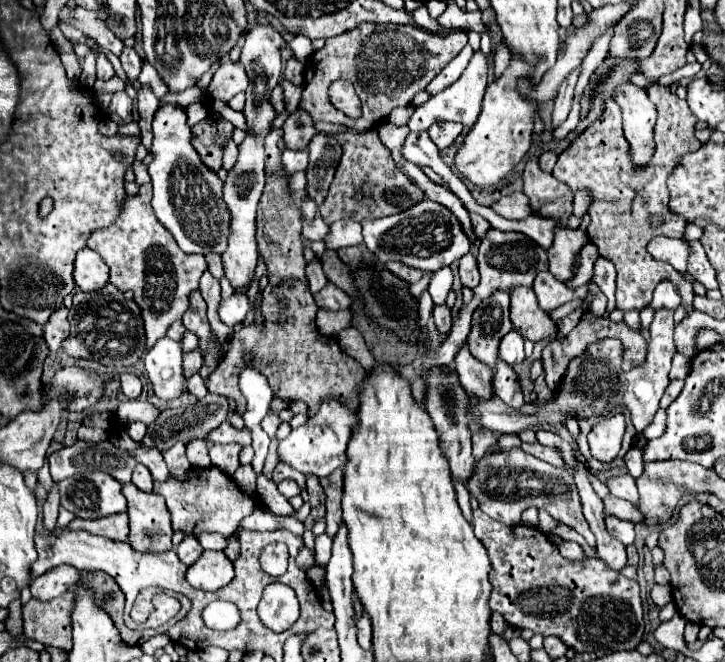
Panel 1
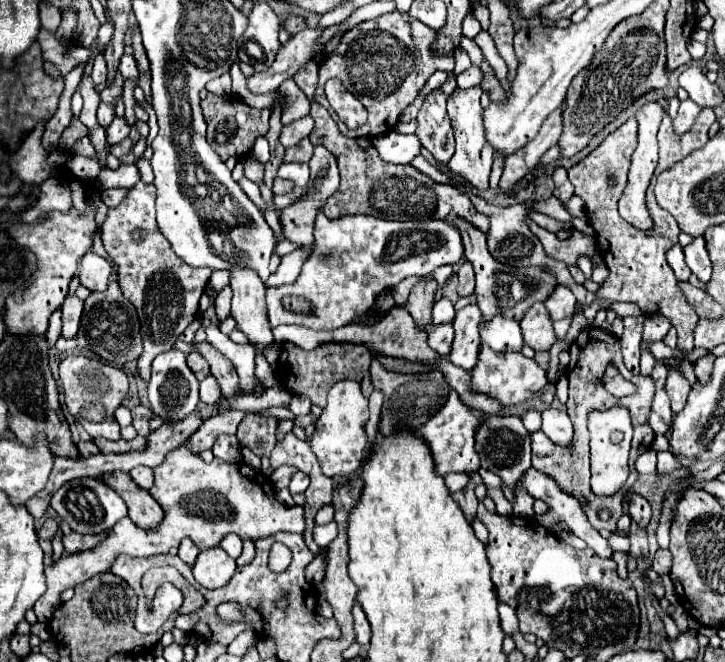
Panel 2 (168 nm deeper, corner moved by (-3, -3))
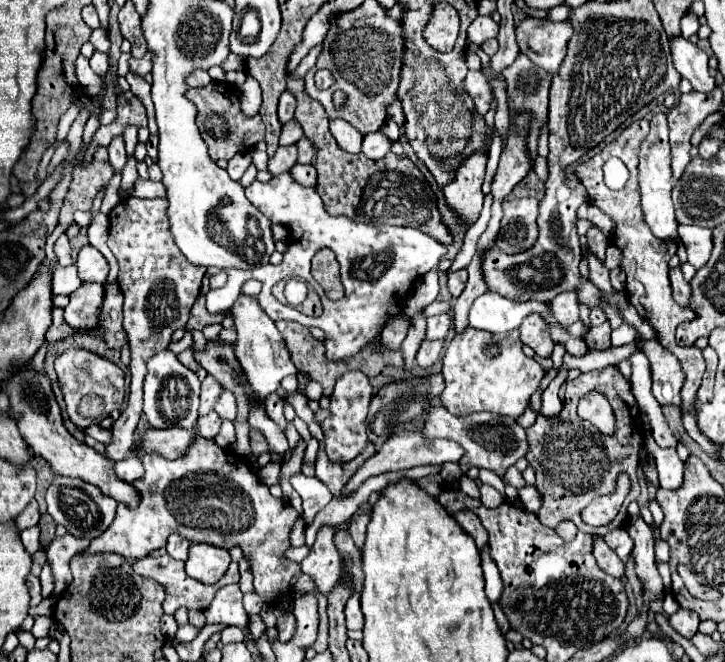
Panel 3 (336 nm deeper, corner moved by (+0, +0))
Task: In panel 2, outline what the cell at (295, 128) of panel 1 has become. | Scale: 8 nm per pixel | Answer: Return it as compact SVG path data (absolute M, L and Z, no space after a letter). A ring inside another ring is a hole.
M309 137L307 139L303 139L301 143L297 143L295 147L289 147L287 151L285 151L285 157L283 157L283 163L307 163L309 159L311 159L311 155L313 155L313 145L311 145L311 141L309 141Z

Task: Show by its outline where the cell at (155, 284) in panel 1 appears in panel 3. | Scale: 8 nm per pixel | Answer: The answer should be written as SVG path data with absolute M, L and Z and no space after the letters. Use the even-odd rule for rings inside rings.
M128 198L120 200L110 218L110 236L108 248L118 258L120 274L118 284L124 294L124 330L130 344L130 400L126 402L124 412L114 422L112 432L114 440L106 446L106 456L112 460L124 460L130 456L134 444L134 430L142 414L142 384L146 378L146 362L160 350L166 350L174 330L184 328L192 304L201 292L202 279L207 268L190 264L182 252L176 248L166 220L166 200L142 200Z

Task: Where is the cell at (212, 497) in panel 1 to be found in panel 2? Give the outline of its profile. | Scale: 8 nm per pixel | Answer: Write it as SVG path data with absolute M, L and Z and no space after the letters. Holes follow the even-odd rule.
M181 445L169 455L165 461L155 469L155 483L149 489L151 497L163 507L165 515L159 527L153 531L143 531L137 527L129 517L119 519L119 523L111 529L111 533L89 551L81 551L75 555L61 557L57 563L45 569L47 577L47 591L37 599L33 611L41 623L47 623L53 617L55 607L59 607L59 595L75 587L77 583L87 581L89 577L107 571L117 555L131 555L131 557L149 557L159 553L175 551L181 539L189 537L199 549L217 547L227 533L239 535L243 541L263 539L275 535L279 531L289 533L303 533L305 519L303 507L293 505L287 507L275 499L275 489L261 471L251 469L245 463L227 463L223 459L213 459L205 463L201 457L195 457L189 447Z

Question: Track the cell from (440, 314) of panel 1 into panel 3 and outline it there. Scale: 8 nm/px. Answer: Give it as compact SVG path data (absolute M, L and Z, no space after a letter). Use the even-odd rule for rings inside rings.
M424 340L424 342L420 344L418 356L416 356L418 366L420 366L420 368L432 366L432 364L440 358L442 348L444 348L444 340Z

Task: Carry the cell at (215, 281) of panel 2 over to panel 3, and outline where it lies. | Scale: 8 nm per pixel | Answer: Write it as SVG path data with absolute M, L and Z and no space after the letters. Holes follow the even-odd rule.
M288 172L274 176L270 182L258 182L254 180L246 188L248 200L274 224L286 224L290 230L288 238L288 250L284 254L284 260L278 266L262 266L262 268L250 268L250 270L236 270L236 268L208 268L208 278L216 276L218 272L228 274L228 284L220 290L210 290L206 294L206 308L214 308L214 304L226 304L226 308L232 306L236 300L242 282L254 278L264 284L258 300L264 306L264 312L276 322L276 320L294 320L306 328L320 328L330 342L324 342L326 356L330 360L340 360L354 356L360 348L364 348L368 342L374 340L374 336L382 330L382 324L386 324L392 316L400 314L406 304L406 292L410 292L412 284L422 278L426 272L438 266L438 262L446 256L448 248L434 240L432 236L426 236L420 230L404 228L404 226L374 226L374 224L362 224L354 222L348 216L328 216L324 210L322 198L318 196L318 190L314 186L302 186L298 184ZM320 248L330 248L336 254L336 260L340 264L341 282L344 284L344 298L342 300L328 300L322 292L322 286L312 278L310 274L310 260ZM288 278L304 278L312 288L318 292L324 314L320 318L308 318L291 306L286 306L277 301L272 294L272 287L280 280Z

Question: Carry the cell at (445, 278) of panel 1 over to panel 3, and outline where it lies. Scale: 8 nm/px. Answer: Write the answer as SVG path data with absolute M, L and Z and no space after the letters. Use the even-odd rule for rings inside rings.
M438 314L438 316L430 316L428 318L428 332L426 332L426 338L428 340L438 340L438 338L444 338L448 334L452 326L452 320L448 314Z

